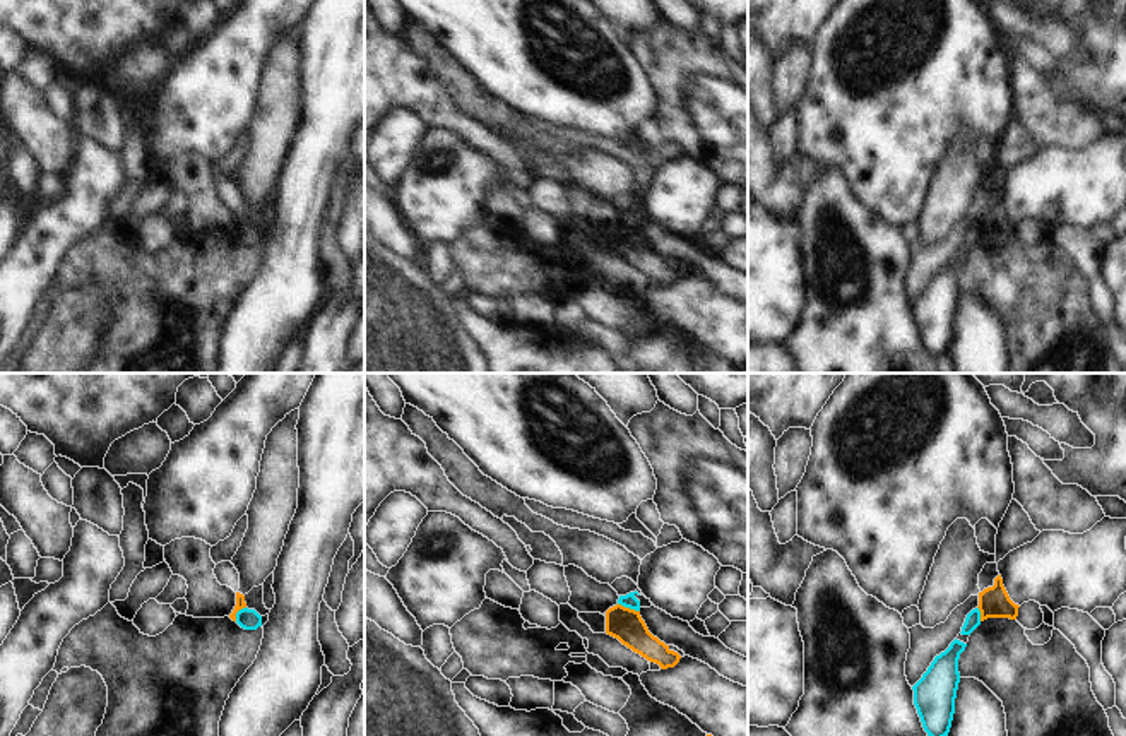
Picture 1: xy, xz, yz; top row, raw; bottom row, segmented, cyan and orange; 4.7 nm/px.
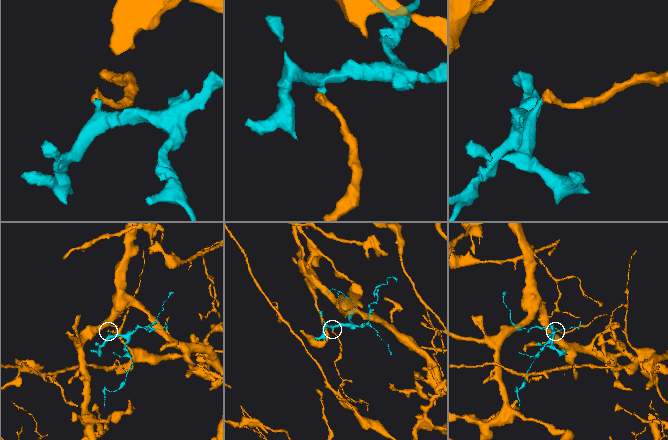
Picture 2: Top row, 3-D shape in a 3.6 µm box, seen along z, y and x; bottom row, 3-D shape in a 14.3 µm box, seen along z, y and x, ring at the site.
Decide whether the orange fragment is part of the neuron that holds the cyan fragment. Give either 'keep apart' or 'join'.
keep apart

